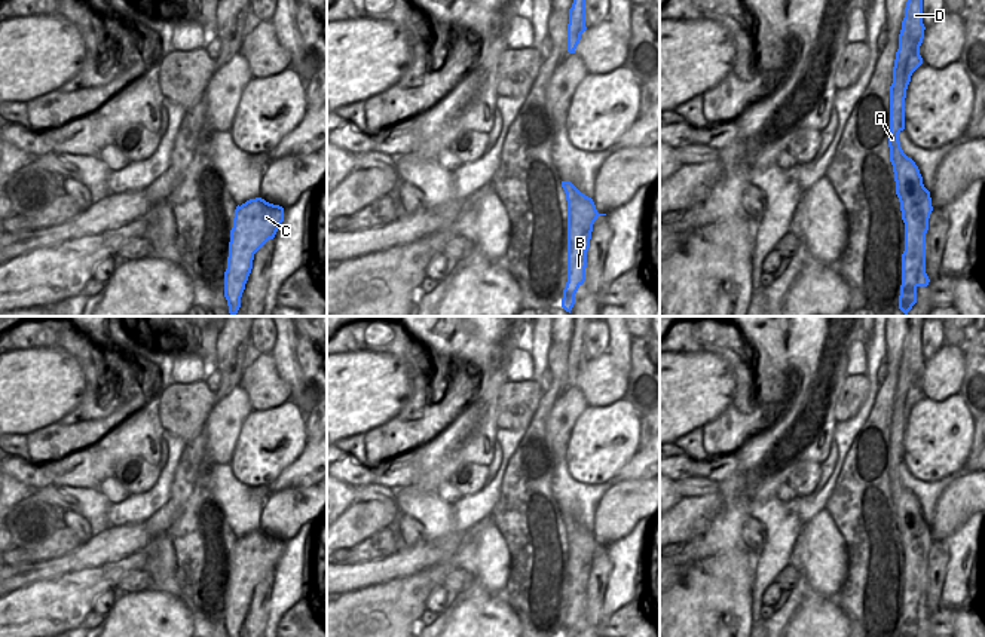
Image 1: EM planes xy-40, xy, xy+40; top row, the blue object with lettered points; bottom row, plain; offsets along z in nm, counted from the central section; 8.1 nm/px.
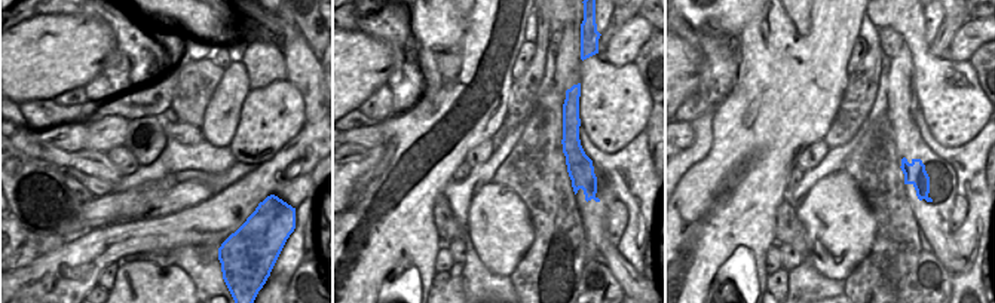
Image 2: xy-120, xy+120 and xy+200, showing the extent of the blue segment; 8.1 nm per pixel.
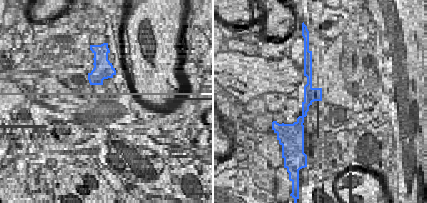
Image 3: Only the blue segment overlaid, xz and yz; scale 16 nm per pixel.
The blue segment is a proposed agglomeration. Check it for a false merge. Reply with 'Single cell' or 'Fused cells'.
Fused cells

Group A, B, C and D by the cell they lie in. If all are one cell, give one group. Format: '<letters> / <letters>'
A B D / C

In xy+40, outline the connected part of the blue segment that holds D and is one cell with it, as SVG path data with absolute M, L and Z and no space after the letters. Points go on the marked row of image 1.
M908 0L899 34L899 49L890 86L890 162L893 165L896 195L905 223L905 251L902 254L902 285L899 309L908 312L917 303L917 288L927 287L926 233L933 211L930 192L923 184L915 162L908 157L899 141L905 129L905 98L912 73L923 64L920 46L924 39L923 0Z

